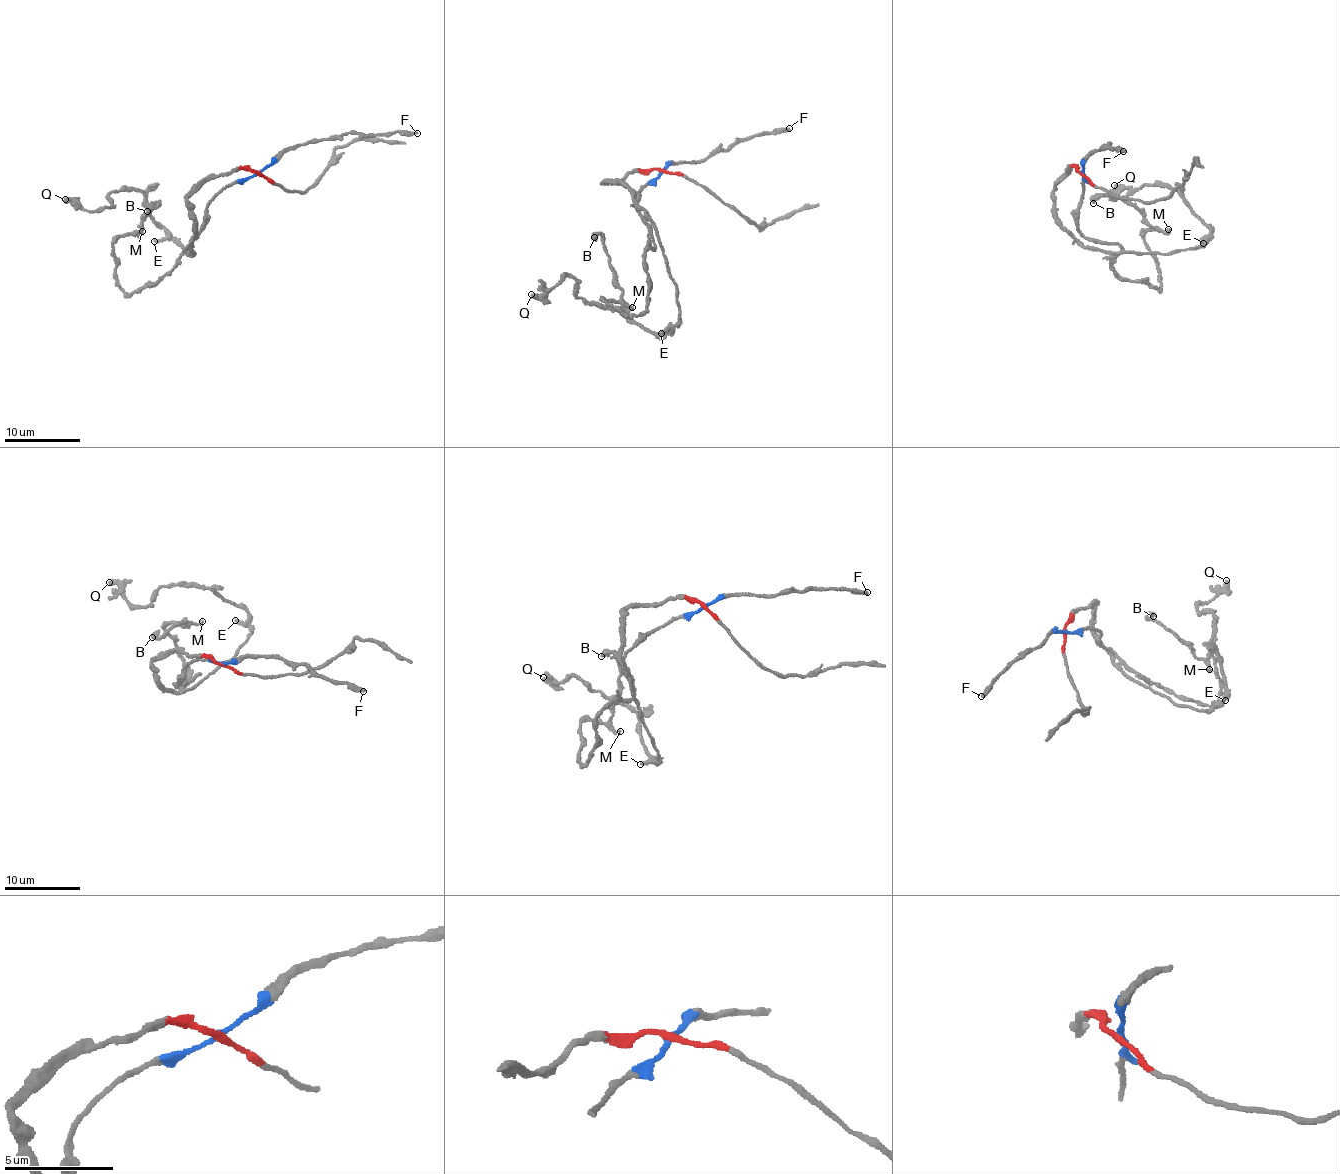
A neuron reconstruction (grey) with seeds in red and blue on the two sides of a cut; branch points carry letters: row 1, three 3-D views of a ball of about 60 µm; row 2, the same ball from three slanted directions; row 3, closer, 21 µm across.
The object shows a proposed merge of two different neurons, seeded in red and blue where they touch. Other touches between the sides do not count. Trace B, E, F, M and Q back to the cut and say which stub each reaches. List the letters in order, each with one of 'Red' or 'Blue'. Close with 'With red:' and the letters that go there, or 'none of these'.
B: Blue
E: Red
F: Blue
M: Blue
Q: Red
With red: E, Q

